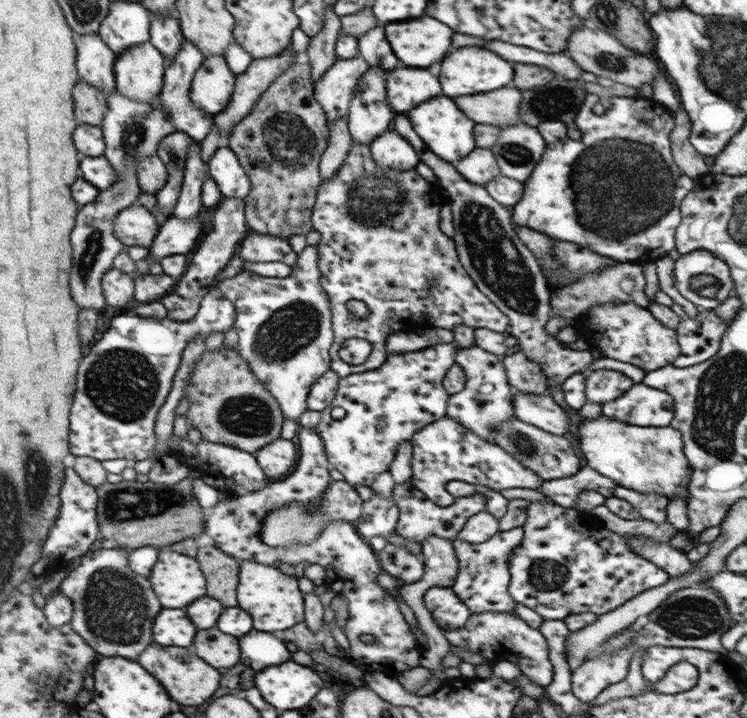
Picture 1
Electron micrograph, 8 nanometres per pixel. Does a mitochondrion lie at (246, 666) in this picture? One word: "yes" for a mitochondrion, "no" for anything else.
no

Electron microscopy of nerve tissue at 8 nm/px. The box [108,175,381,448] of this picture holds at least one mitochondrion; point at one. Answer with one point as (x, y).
(290, 329)

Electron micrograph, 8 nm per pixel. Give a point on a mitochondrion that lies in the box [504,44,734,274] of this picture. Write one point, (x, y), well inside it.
(651, 197)

